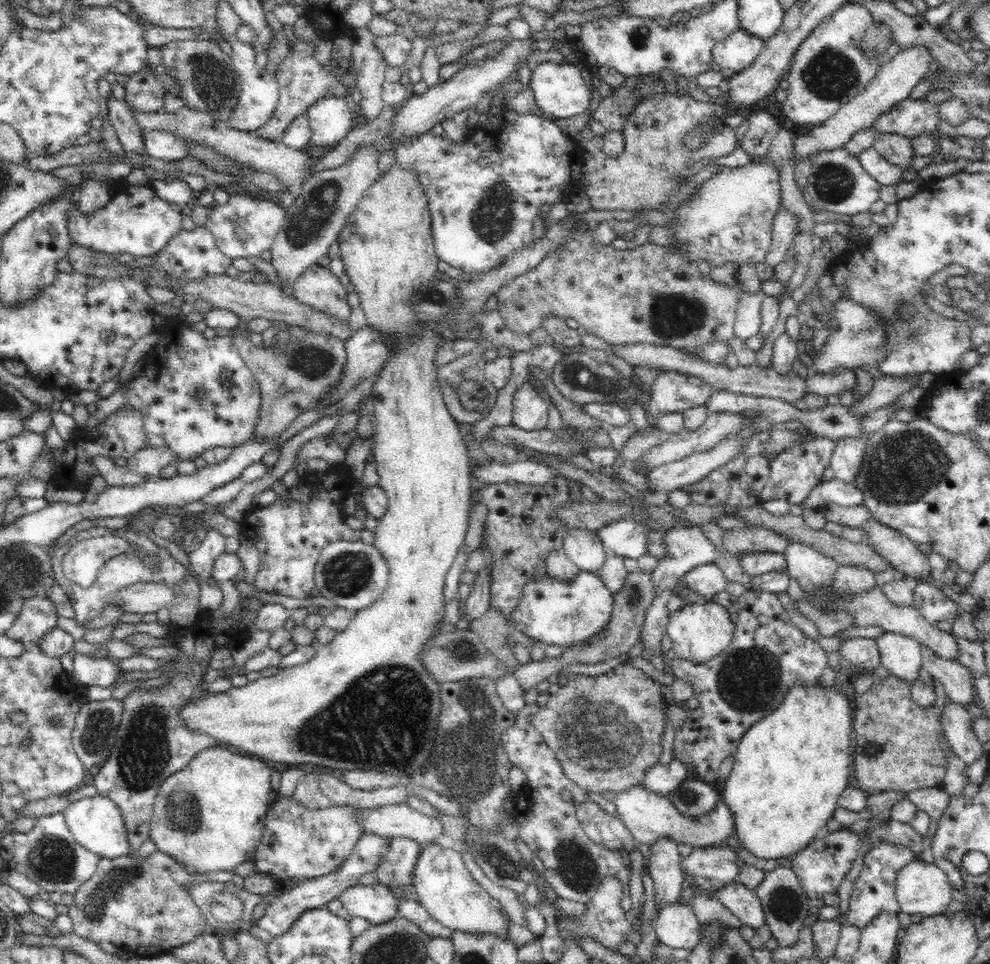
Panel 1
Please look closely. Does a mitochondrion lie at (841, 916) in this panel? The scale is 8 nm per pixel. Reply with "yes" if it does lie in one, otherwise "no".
no

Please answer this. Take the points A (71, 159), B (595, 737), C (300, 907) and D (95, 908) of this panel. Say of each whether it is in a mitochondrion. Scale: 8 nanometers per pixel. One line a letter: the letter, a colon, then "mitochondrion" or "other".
A: other
B: mitochondrion
C: other
D: mitochondrion

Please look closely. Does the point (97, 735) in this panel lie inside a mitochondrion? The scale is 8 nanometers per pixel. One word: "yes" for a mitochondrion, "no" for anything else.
yes

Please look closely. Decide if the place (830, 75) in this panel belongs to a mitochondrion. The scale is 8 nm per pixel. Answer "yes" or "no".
yes

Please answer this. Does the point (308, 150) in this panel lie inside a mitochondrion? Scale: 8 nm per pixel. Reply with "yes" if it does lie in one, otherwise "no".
no

